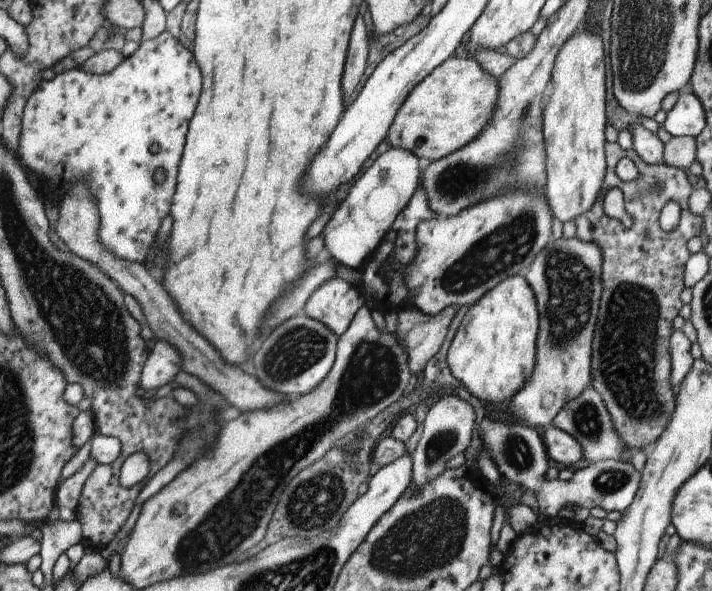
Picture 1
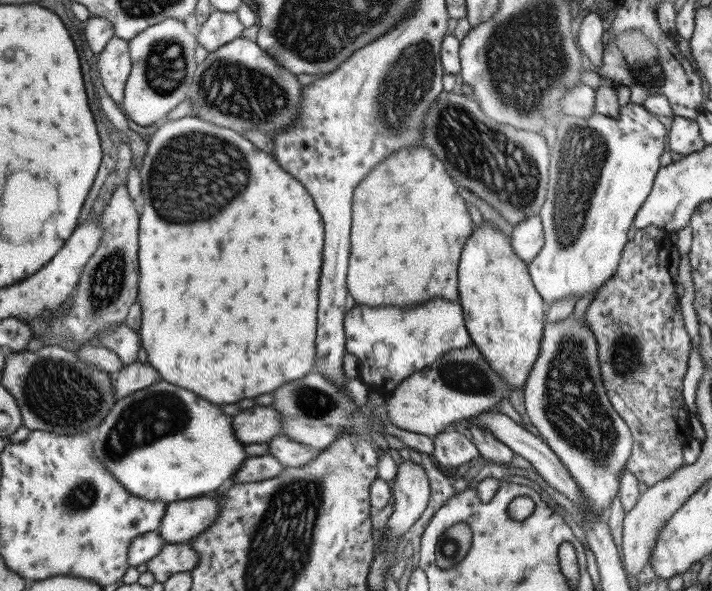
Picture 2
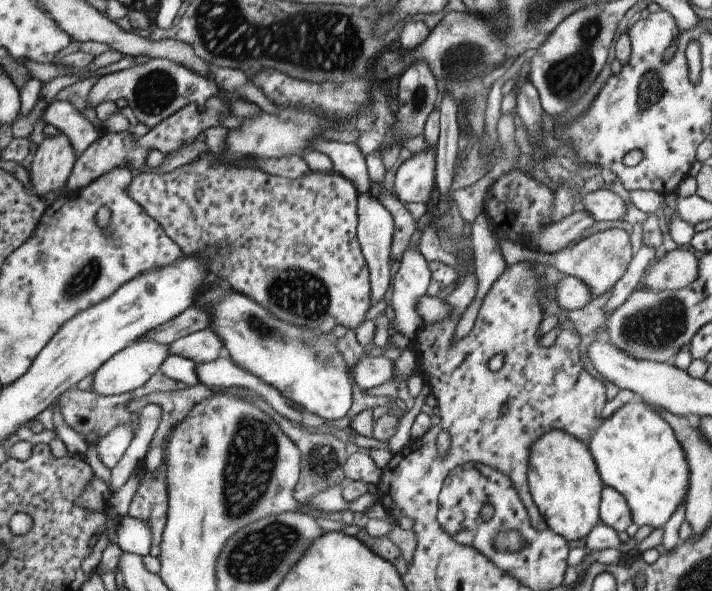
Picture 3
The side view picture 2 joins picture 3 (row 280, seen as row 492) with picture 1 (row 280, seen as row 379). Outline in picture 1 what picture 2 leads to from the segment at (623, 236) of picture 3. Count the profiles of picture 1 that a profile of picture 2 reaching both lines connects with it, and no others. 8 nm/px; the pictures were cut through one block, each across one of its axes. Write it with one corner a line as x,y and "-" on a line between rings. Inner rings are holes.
550,238
522,275
535,297
539,330
536,361
531,376
510,398
509,412
531,428
545,428
565,402
577,398
590,385
591,332
601,292
601,252
593,242
-
555,316
555,322
553,322

